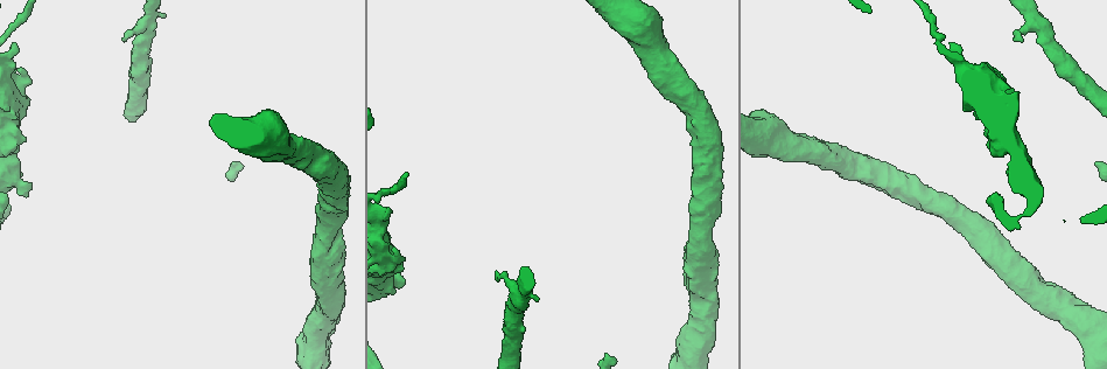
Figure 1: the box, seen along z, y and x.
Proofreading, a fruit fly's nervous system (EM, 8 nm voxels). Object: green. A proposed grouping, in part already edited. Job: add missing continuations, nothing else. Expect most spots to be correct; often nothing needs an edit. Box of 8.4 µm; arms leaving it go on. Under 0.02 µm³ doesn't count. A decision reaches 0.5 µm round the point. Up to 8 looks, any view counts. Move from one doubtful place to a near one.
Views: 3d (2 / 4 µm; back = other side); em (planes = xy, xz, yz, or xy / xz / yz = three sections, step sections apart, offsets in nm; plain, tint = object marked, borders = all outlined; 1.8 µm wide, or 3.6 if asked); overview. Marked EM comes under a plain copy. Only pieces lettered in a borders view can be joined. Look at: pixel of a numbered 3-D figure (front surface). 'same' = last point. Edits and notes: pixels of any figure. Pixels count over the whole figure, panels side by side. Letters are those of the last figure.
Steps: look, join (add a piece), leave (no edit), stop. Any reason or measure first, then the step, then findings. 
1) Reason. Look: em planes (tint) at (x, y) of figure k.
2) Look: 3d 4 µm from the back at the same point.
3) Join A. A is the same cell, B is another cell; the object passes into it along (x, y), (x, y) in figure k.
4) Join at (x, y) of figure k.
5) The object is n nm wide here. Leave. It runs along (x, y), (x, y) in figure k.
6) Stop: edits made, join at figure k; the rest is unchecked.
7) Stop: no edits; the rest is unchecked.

An open end. Look: em xy step 16 (borders) at (121, 38) of figure 1.

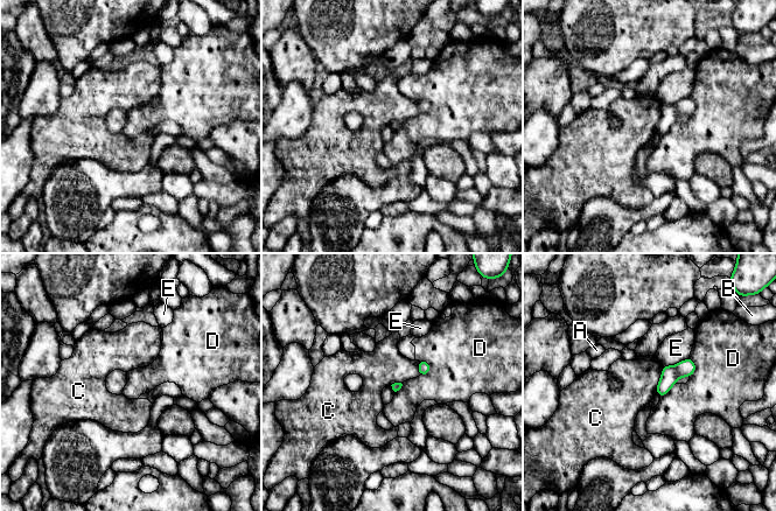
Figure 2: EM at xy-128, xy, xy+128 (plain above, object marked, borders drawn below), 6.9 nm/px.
Another direction. Look: em planes (borders) at the same point.

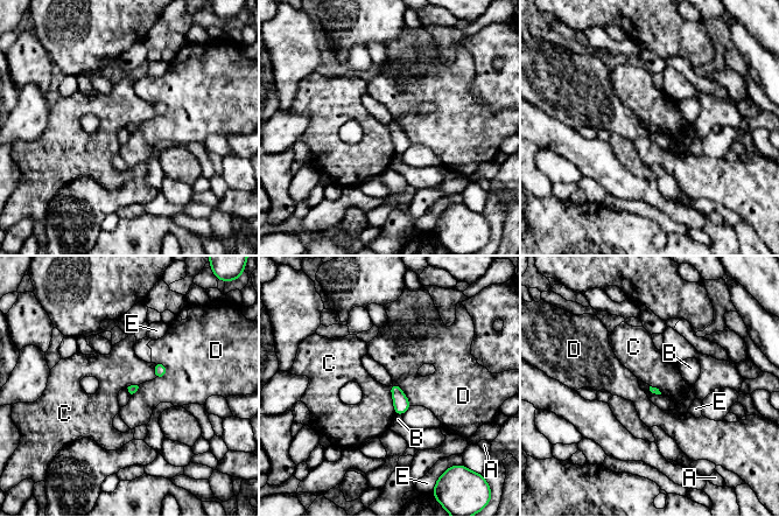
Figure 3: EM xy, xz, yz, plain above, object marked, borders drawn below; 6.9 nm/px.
The longest contact is with C, 200 nm. Leave. A, B, C, D and E are other cells; none of them fits.

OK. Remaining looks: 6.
Thick end. Look: 3d 4 µm at (24, 69) of figure 1.

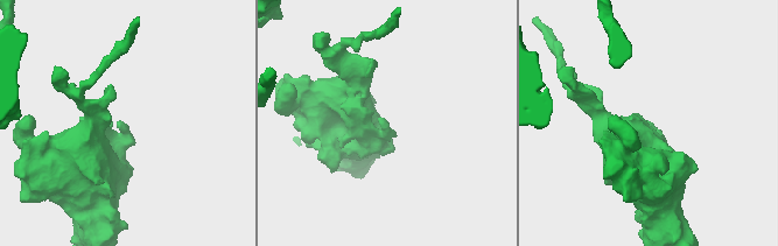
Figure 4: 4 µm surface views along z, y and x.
Look: em xz step 4 (tint) at (651, 123) of figure 4.

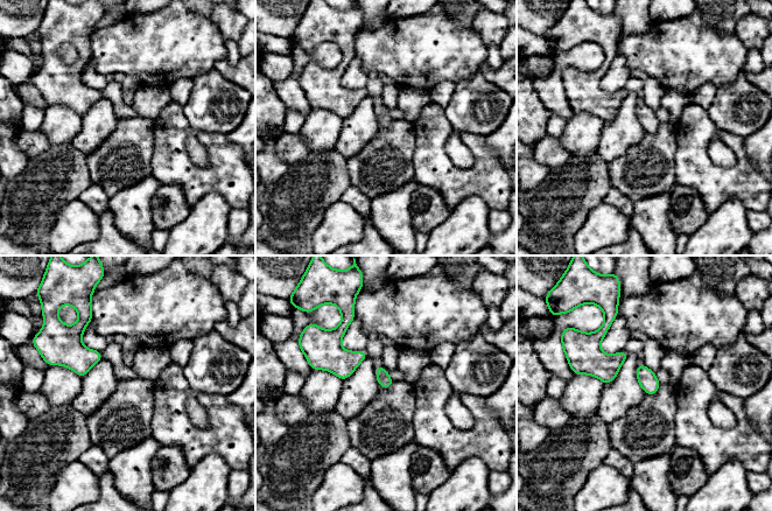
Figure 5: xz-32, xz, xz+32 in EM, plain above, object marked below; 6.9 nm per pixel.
Look: em planes (borders) at the same point.

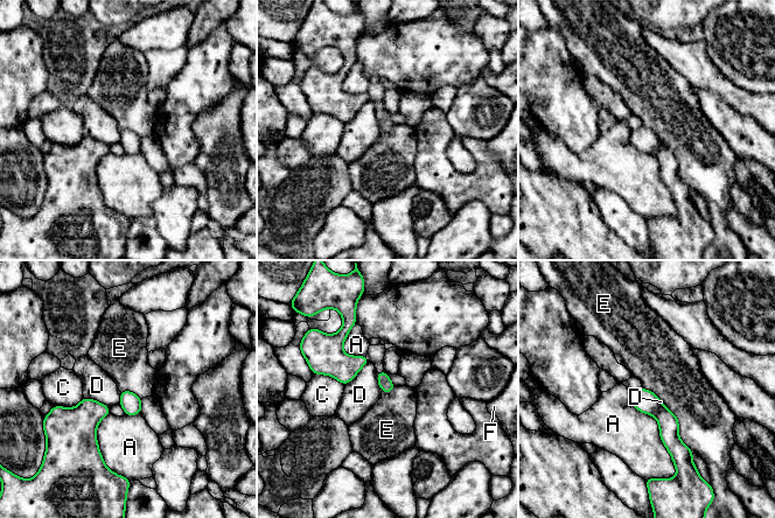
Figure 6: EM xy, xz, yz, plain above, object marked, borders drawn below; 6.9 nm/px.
Leave. A, C, D, E and F are other cells; a border runs along (667, 407), (693, 453) in figure 6; no lettered piece goes on from it.

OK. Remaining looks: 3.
Free end. Look: 3d 4 µm at (1021, 195) of figure 1.

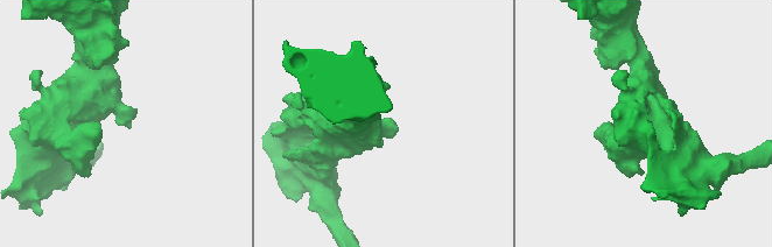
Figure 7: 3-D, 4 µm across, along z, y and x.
Look: em planes (borders) at (391, 131) of figure 7.

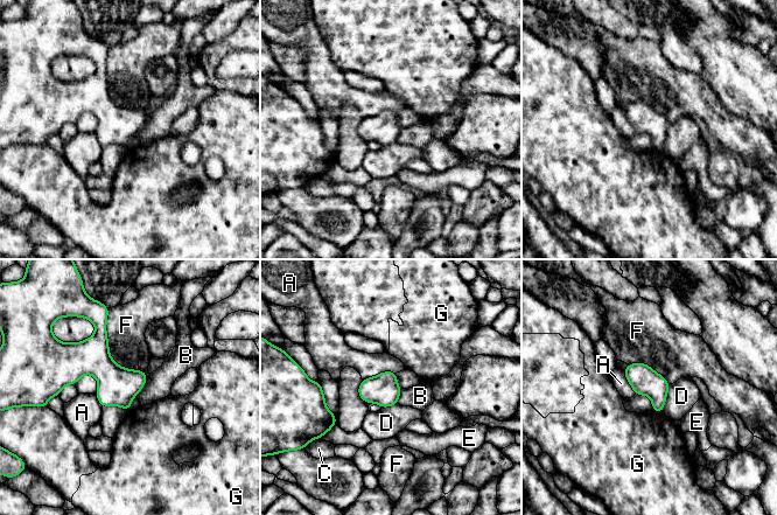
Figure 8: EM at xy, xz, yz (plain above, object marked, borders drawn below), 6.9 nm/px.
Leave. A, B, C, D, E, F and G are other cells; a border runs along (401, 389), (397, 402) in figure 8; none of them fits.

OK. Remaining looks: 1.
Stop: no edits; the rest is unchecked.

